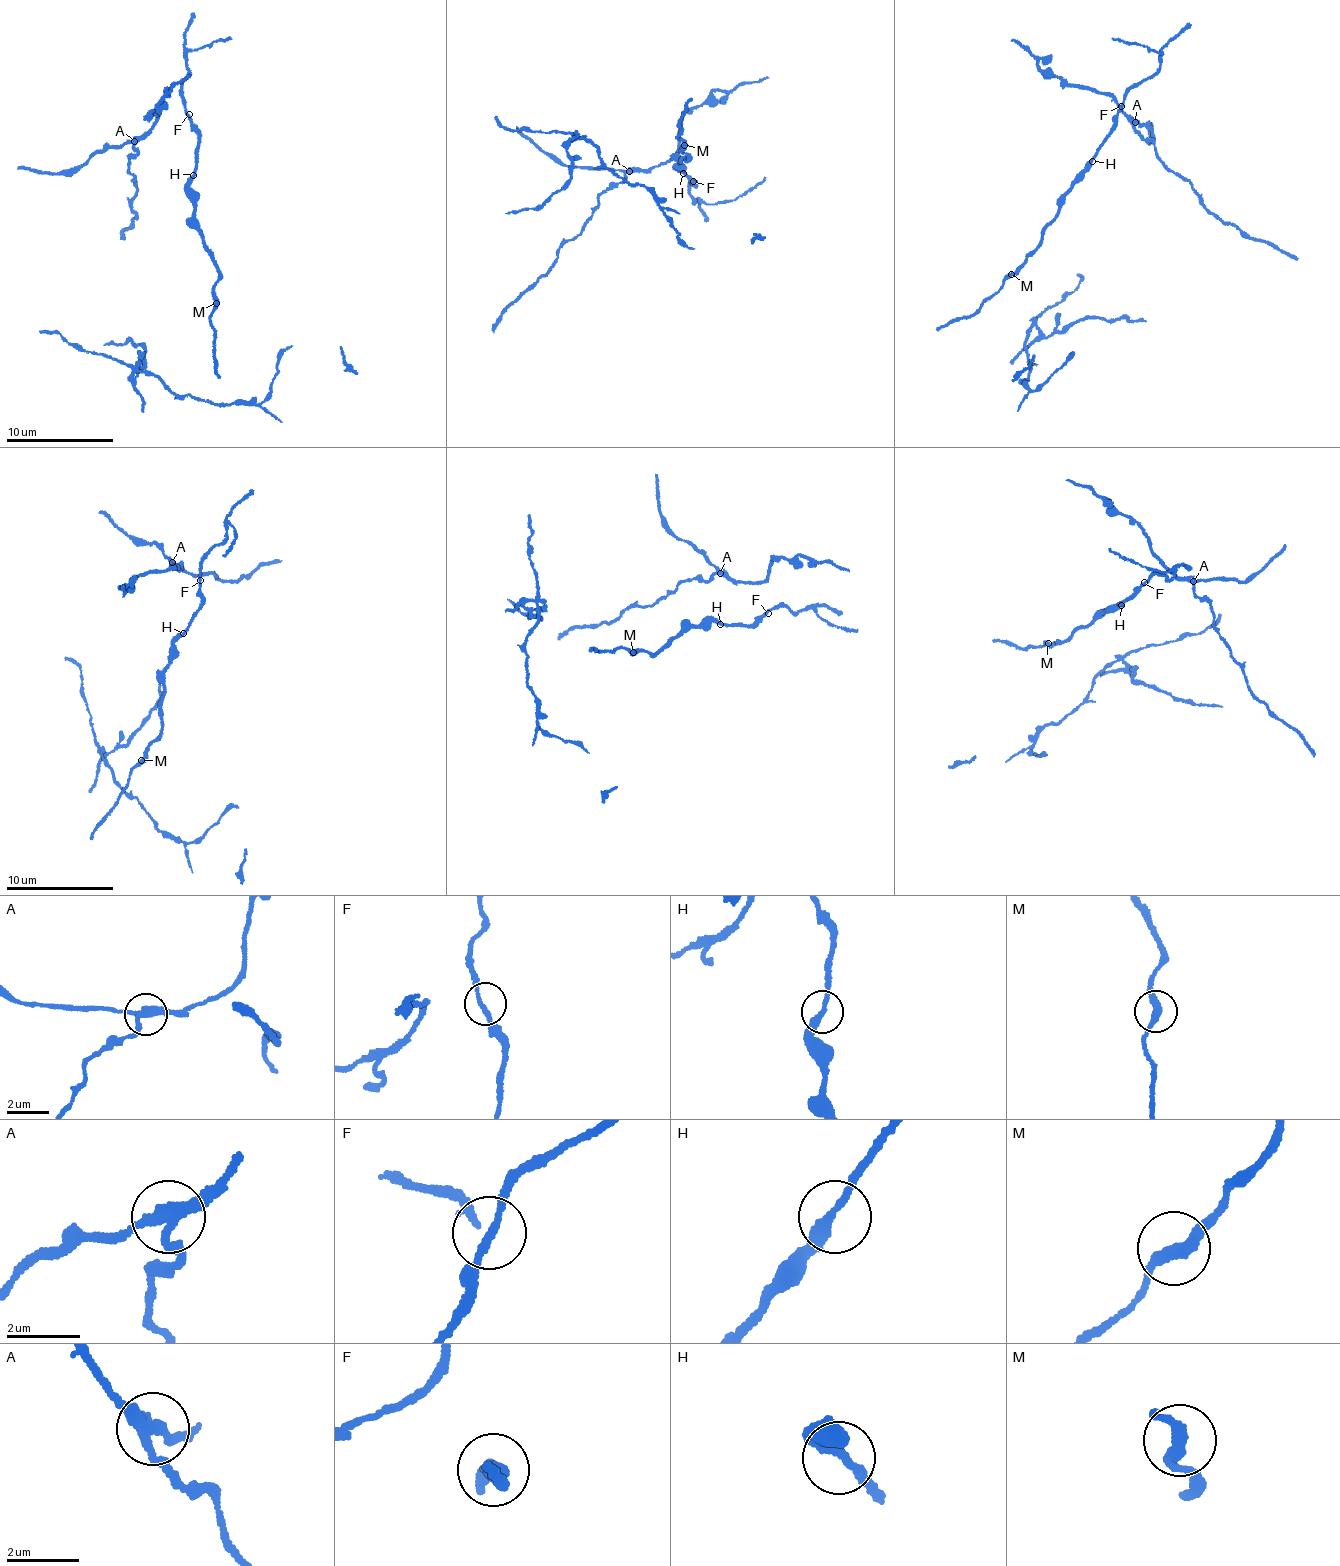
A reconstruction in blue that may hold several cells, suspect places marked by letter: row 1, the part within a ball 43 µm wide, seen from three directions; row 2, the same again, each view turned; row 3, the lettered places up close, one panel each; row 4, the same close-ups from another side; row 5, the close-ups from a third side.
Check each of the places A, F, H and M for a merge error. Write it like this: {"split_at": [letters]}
{"split_at": ["A"]}

